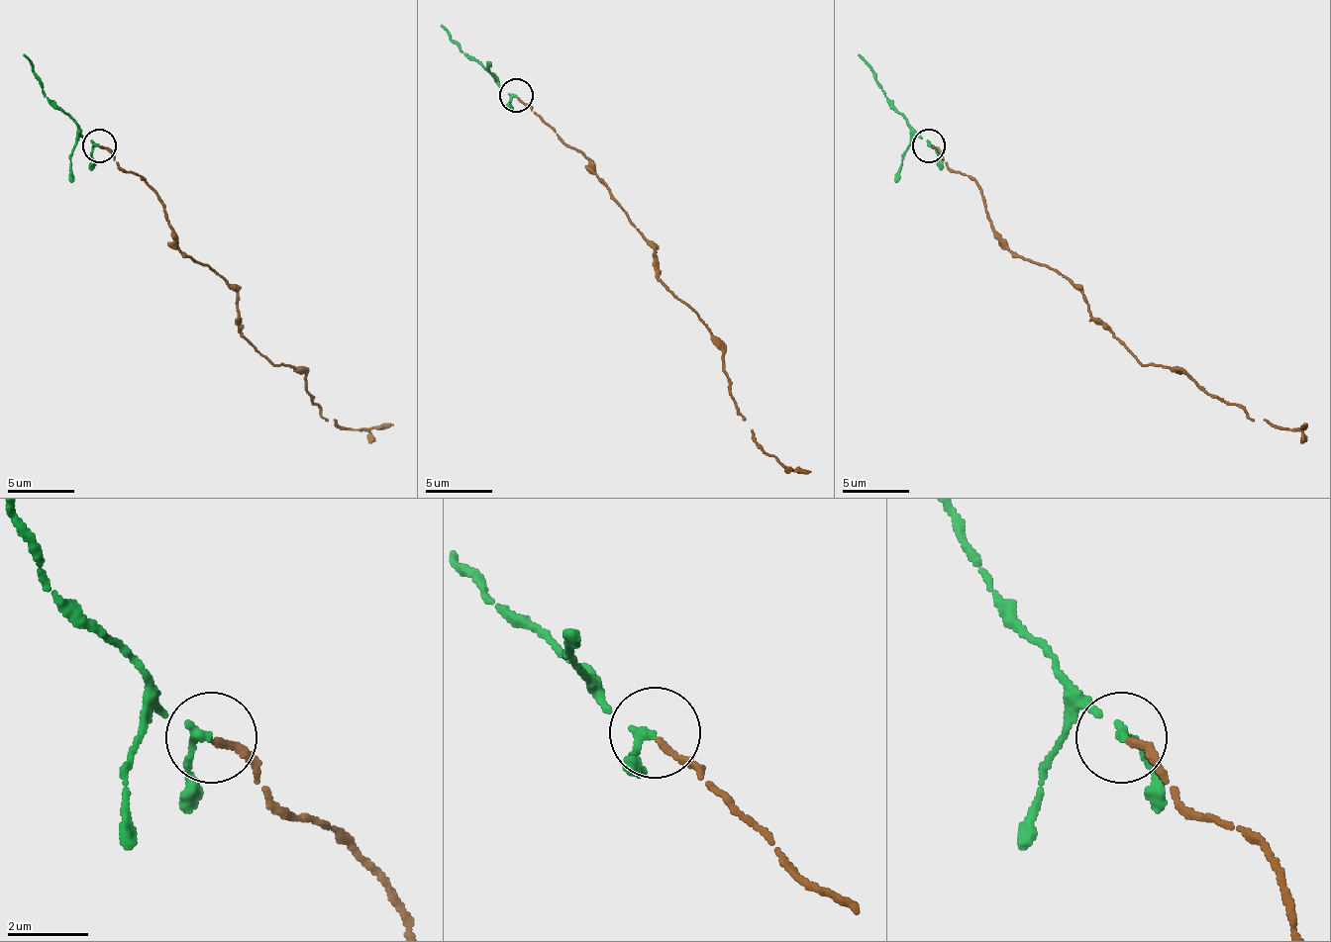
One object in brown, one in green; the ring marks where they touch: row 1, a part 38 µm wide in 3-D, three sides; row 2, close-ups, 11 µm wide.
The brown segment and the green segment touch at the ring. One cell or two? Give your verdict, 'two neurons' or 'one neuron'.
one neuron

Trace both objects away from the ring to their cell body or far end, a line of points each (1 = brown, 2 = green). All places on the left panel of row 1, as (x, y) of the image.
1: (100, 146), (163, 206), (180, 249), (237, 293), (237, 329), (294, 367), (321, 414), (341, 427), (394, 423)
2: (100, 146), (83, 140), (23, 55)

